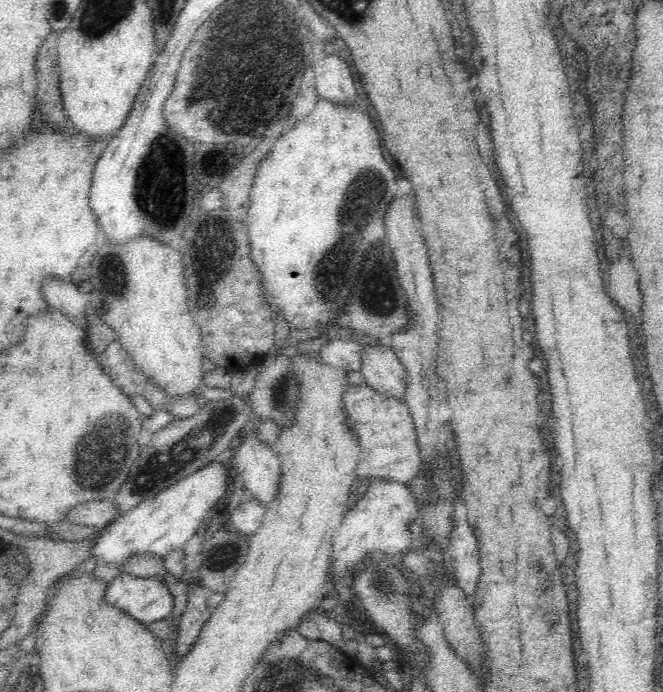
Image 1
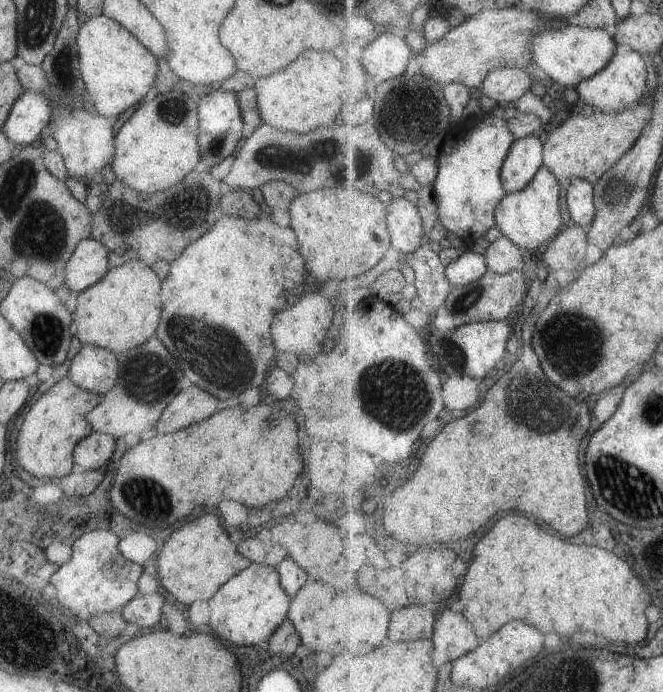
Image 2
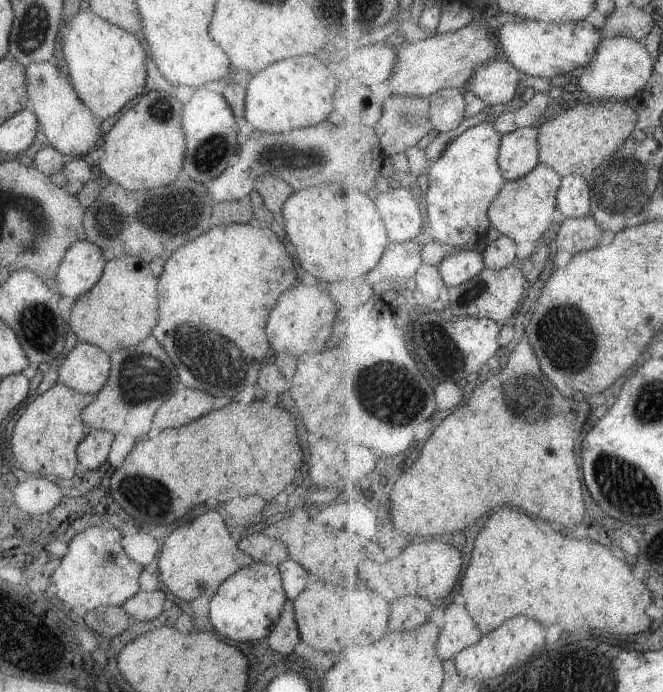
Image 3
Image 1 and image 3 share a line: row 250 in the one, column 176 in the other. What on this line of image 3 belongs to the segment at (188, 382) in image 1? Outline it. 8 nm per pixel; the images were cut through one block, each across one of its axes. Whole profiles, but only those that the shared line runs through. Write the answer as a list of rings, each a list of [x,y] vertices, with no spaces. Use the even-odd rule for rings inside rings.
[[[151,89],[131,106],[102,137],[101,157],[96,174],[103,175],[125,191],[139,191],[171,184],[181,171],[185,156],[185,138],[181,130],[182,104],[171,90]]]

